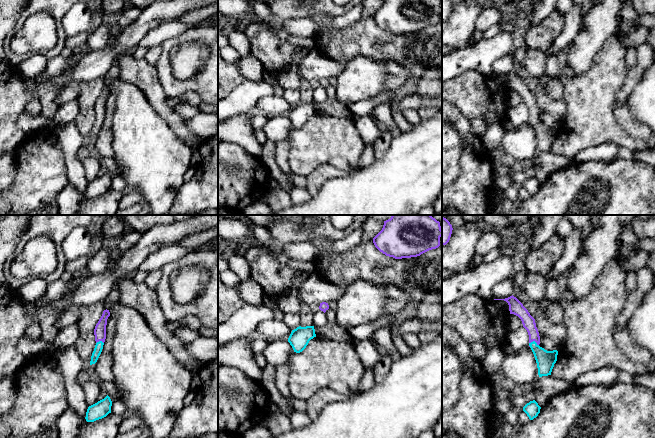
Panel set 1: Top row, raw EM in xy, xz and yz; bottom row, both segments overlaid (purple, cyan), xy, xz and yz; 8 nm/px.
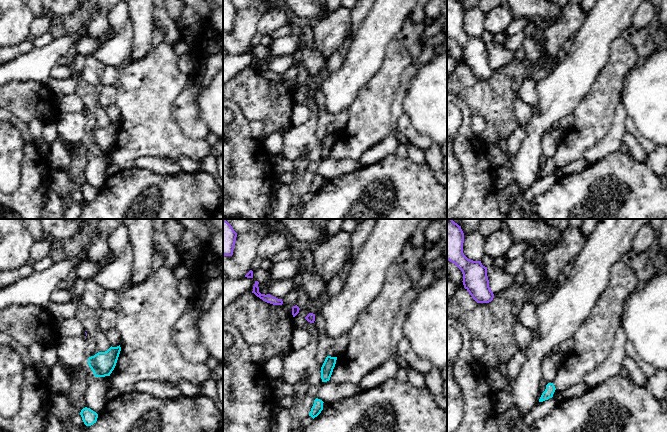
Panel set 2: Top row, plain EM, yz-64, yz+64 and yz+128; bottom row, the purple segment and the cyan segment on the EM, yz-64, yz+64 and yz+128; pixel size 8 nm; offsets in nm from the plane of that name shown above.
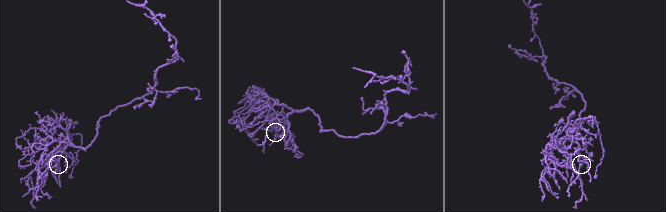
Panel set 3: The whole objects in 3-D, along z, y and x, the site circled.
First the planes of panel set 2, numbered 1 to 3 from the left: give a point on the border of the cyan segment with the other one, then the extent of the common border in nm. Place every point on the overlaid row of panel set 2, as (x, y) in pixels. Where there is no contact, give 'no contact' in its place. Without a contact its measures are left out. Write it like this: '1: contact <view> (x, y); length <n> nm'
1: no contact
2: no contact
3: no contact

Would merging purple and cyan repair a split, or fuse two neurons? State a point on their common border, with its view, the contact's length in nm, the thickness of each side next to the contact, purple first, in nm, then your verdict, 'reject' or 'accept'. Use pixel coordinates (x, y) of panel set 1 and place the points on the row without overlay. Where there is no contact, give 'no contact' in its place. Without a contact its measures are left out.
contact yz (534, 116); length 80 nm; calibres 100 and 150 nm; accept

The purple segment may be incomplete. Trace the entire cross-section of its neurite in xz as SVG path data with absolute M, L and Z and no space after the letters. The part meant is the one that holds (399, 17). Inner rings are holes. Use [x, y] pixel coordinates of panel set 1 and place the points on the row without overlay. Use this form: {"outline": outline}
{"outline": "M384 0L373 14L375 23L386 32L395 35L417 33L440 22L442 5L440 0Z"}

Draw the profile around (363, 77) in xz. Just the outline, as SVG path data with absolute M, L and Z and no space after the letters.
M357 56L336 77L336 100L342 105L367 100L385 91L385 61Z

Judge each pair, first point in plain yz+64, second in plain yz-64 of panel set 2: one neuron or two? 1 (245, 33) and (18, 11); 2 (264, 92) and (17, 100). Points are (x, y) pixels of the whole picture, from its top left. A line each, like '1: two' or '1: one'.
1: one
2: one

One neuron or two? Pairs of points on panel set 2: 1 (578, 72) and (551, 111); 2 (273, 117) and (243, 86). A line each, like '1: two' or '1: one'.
1: one
2: one

